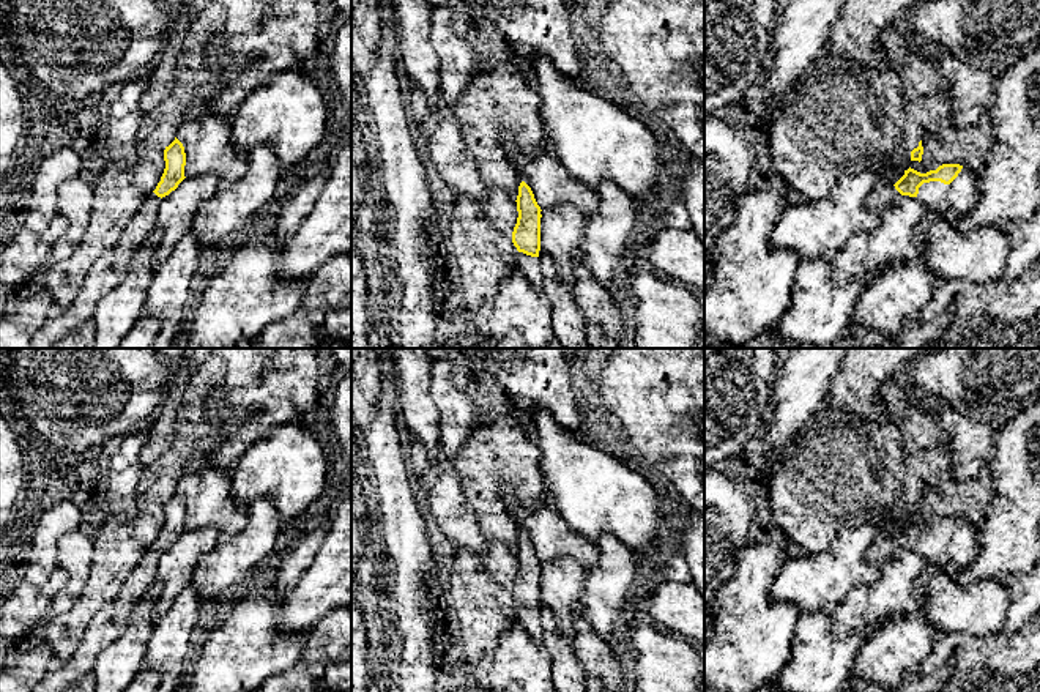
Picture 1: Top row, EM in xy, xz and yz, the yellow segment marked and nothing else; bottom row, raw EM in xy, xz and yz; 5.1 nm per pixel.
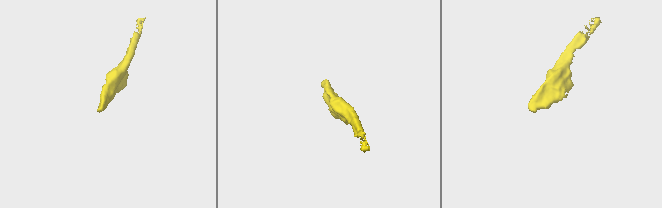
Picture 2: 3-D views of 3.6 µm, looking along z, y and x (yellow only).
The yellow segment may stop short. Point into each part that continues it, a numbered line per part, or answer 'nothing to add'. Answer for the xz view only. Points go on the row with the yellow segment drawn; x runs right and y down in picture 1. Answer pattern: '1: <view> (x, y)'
1: xz (530, 267)

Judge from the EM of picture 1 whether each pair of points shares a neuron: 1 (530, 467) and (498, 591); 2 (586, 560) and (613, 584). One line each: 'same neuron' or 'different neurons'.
1: same neuron
2: different neurons

